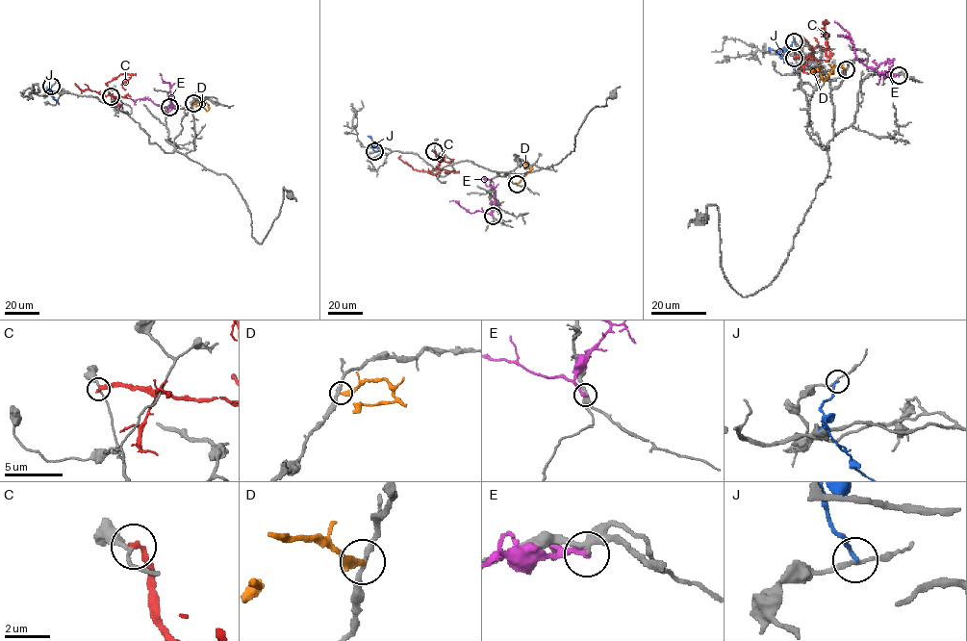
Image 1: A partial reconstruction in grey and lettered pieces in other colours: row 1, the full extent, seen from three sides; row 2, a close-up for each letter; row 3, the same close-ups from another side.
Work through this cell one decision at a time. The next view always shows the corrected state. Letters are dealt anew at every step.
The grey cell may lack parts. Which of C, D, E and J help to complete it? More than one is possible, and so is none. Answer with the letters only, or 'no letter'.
no letter

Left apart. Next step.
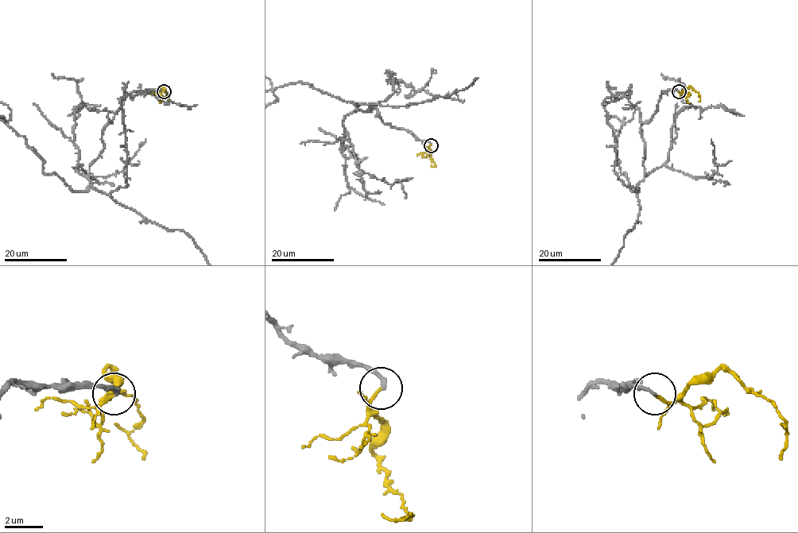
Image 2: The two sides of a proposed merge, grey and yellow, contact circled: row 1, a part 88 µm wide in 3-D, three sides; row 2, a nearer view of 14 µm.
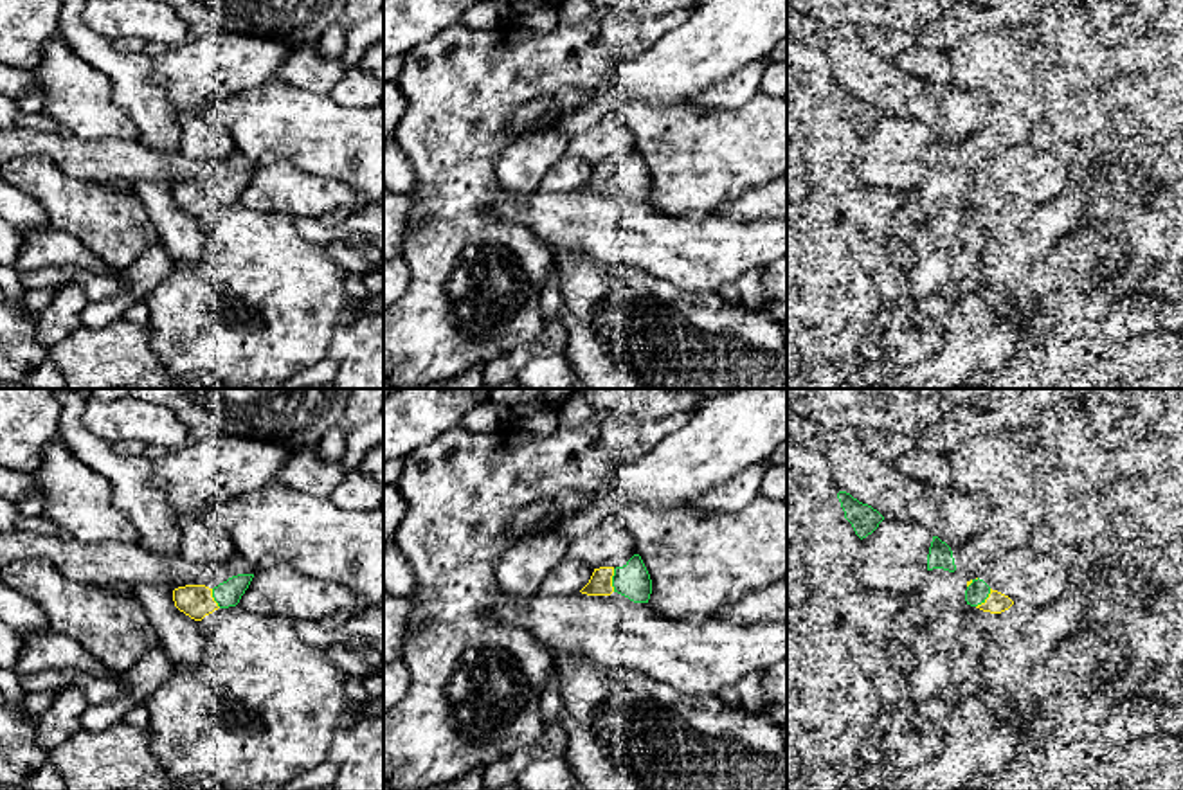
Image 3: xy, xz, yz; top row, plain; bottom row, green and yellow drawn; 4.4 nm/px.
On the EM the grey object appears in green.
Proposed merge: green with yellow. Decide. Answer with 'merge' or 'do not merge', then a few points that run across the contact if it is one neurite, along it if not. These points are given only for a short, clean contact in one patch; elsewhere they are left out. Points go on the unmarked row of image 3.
merge

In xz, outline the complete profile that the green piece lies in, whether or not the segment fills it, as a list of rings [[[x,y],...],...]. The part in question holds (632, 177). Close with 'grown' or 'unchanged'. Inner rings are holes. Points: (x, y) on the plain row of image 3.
[[[634,151],[623,164],[594,166],[589,180],[580,187],[587,193],[610,193],[618,189],[634,200],[648,200],[652,176],[639,151]]] | grown

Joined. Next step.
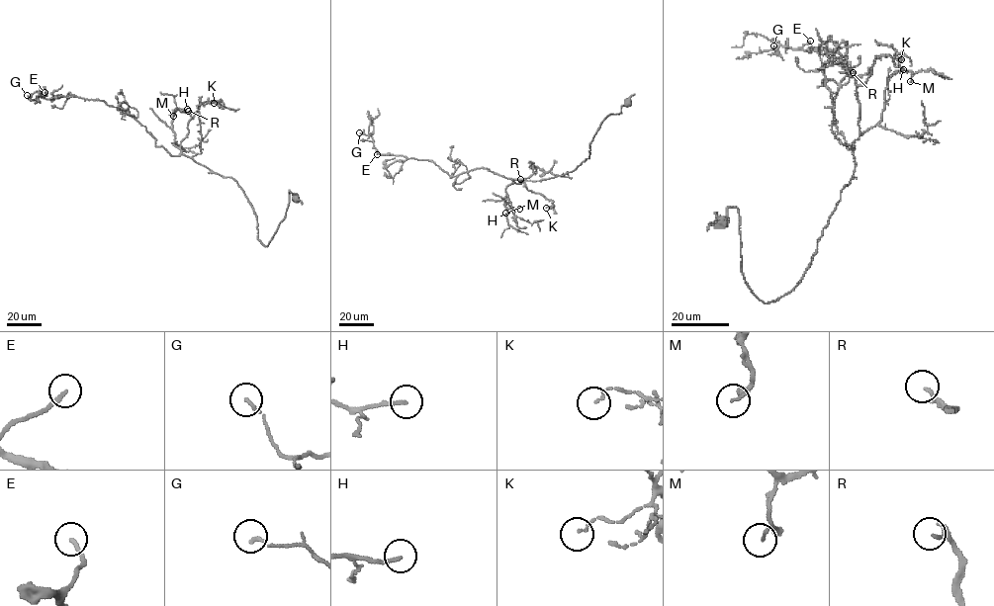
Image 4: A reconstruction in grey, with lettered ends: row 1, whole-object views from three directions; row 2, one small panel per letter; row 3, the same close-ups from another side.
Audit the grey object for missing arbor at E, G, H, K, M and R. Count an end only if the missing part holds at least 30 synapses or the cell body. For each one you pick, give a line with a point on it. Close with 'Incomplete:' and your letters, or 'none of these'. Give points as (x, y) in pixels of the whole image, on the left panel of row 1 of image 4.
R: place (188, 111)
Incomplete: R

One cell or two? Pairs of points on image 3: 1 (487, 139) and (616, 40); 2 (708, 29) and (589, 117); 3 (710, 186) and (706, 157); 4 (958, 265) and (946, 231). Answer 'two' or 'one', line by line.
1: one
2: one
3: one
4: two

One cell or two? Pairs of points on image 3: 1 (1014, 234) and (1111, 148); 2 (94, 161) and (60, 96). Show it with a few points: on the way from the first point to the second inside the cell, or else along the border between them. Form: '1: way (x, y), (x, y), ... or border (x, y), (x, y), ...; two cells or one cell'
1: way (1043, 234), (1104, 175); one cell
2: border (72, 134), (83, 139), (126, 139); two cells

